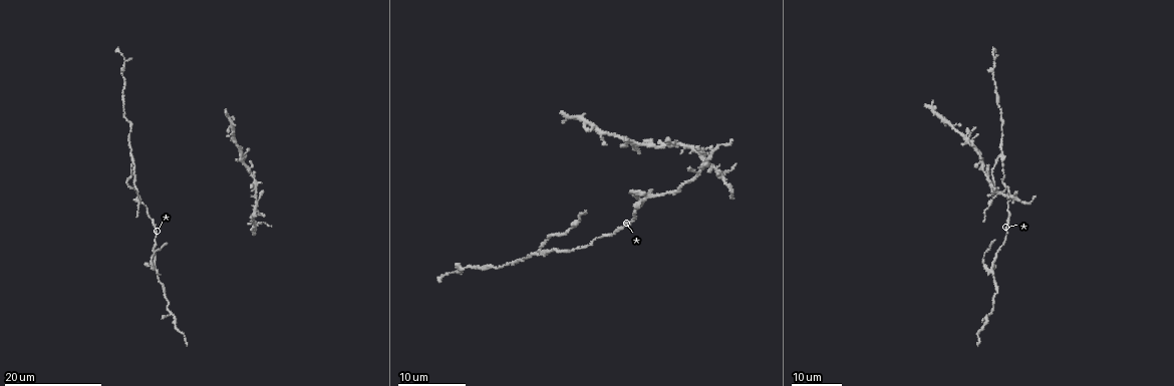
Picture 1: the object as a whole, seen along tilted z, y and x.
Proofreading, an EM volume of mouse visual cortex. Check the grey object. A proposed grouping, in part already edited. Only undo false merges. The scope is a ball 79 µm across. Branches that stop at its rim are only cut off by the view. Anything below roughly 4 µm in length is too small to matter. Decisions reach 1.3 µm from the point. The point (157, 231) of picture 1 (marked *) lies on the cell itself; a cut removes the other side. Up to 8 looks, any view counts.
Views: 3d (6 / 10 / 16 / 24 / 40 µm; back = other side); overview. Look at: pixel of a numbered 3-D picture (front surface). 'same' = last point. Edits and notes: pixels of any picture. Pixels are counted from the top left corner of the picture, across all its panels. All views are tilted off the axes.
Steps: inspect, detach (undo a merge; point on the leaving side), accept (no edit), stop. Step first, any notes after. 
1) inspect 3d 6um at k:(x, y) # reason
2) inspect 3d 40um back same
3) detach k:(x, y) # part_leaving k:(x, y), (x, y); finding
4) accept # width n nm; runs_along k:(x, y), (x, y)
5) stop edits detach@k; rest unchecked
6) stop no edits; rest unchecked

inspect 3d 24um at 1:(647, 195) # four arms meet

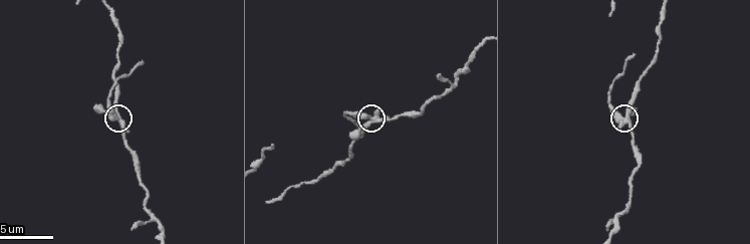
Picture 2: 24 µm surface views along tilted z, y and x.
inspect 3d 6um at 2:(116, 119) # closer look

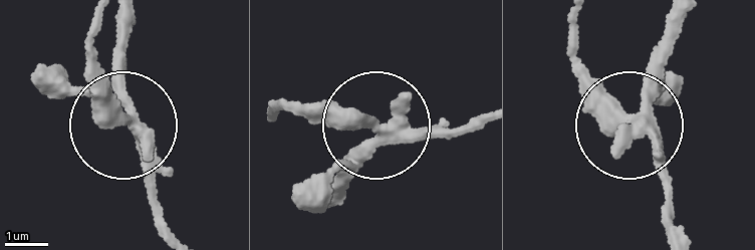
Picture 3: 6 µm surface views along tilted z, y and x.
detach 3:(94, 84) # part_leaving 3:(128, 119), (102, 75), (95, 15); a second cell is stuck on

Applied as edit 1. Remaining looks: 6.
inspect overview # see it whole again

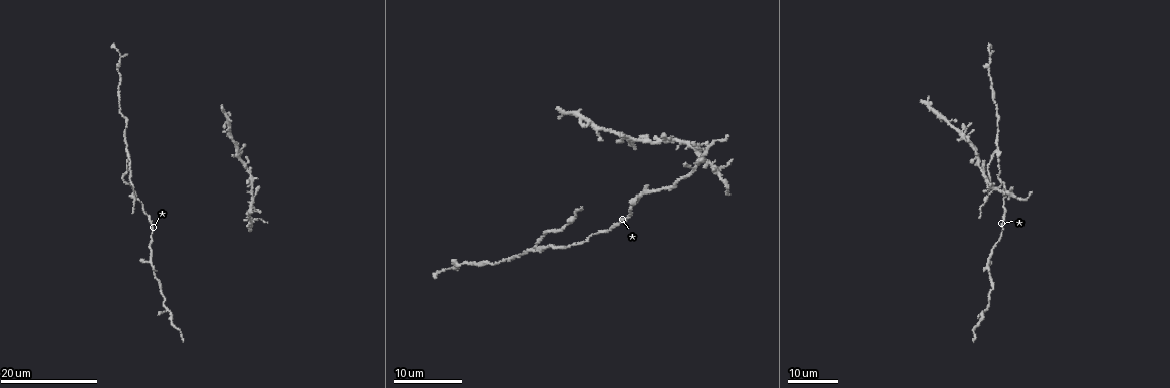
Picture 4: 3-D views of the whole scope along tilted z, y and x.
inspect 3d 16um at 4:(963, 137) # thick turns thin

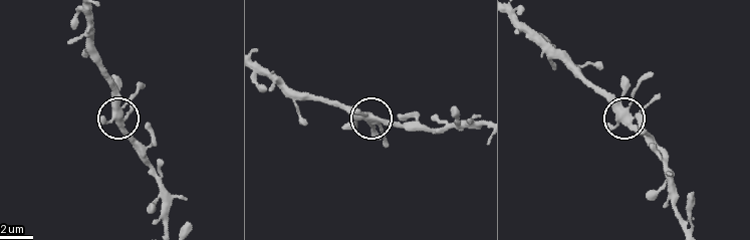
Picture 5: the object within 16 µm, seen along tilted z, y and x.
inspect 3d 6um at 5:(119, 114) # zoom in

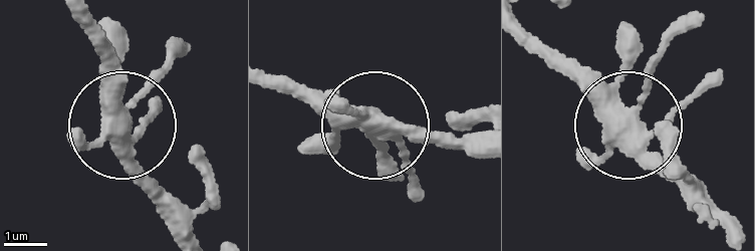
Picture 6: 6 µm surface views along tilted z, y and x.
accept # arms 5; one cell here

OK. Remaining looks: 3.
inspect 3d 16um at 4:(999, 179) # sudden change in width

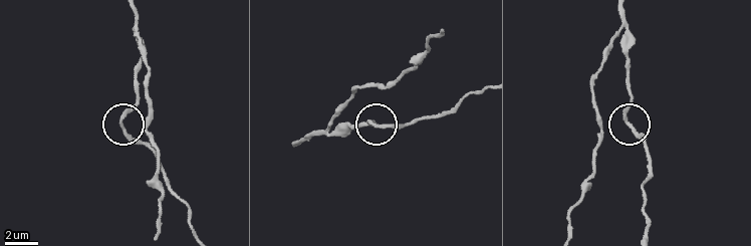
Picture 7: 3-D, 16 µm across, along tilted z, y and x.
inspect 3d 6um at 7:(628, 123) # zoom in

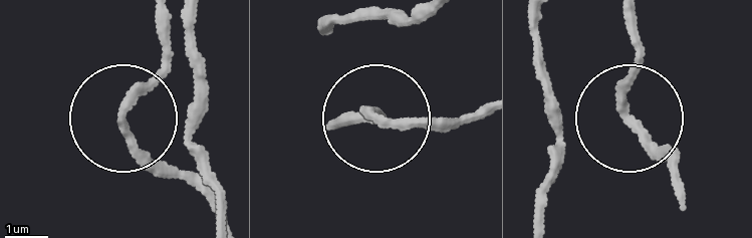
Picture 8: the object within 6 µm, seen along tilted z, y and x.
accept # width 210 nm; runs_along 8:(673, 182), (629, 107), (636, 28); all the same cell

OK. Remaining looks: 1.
stop edits detach@3; rest unchecked

